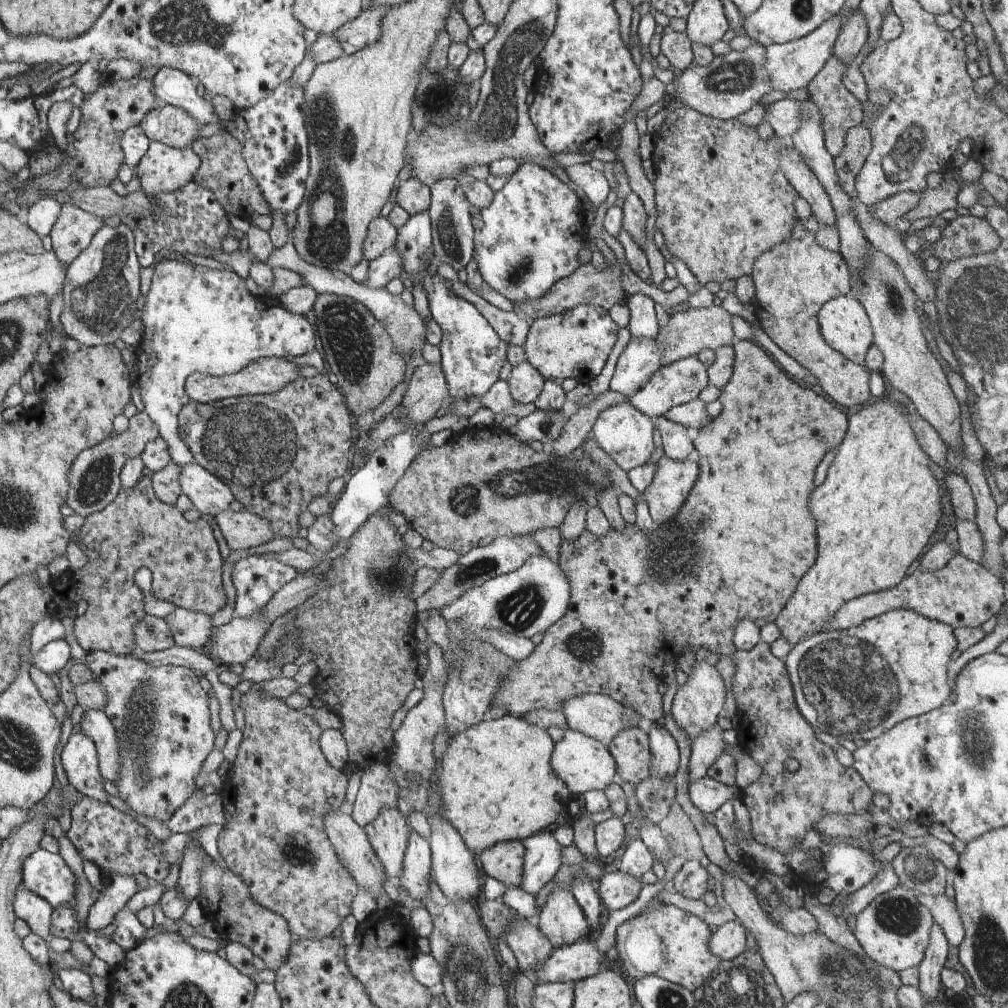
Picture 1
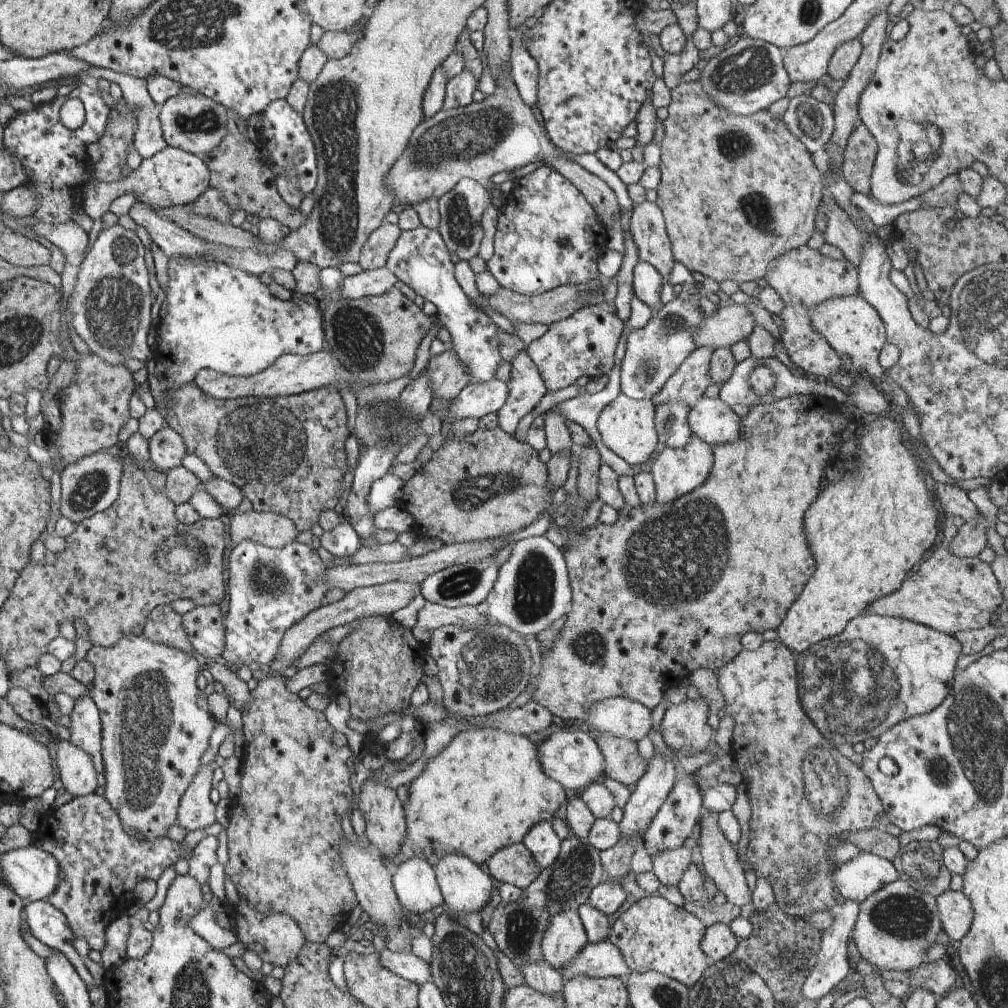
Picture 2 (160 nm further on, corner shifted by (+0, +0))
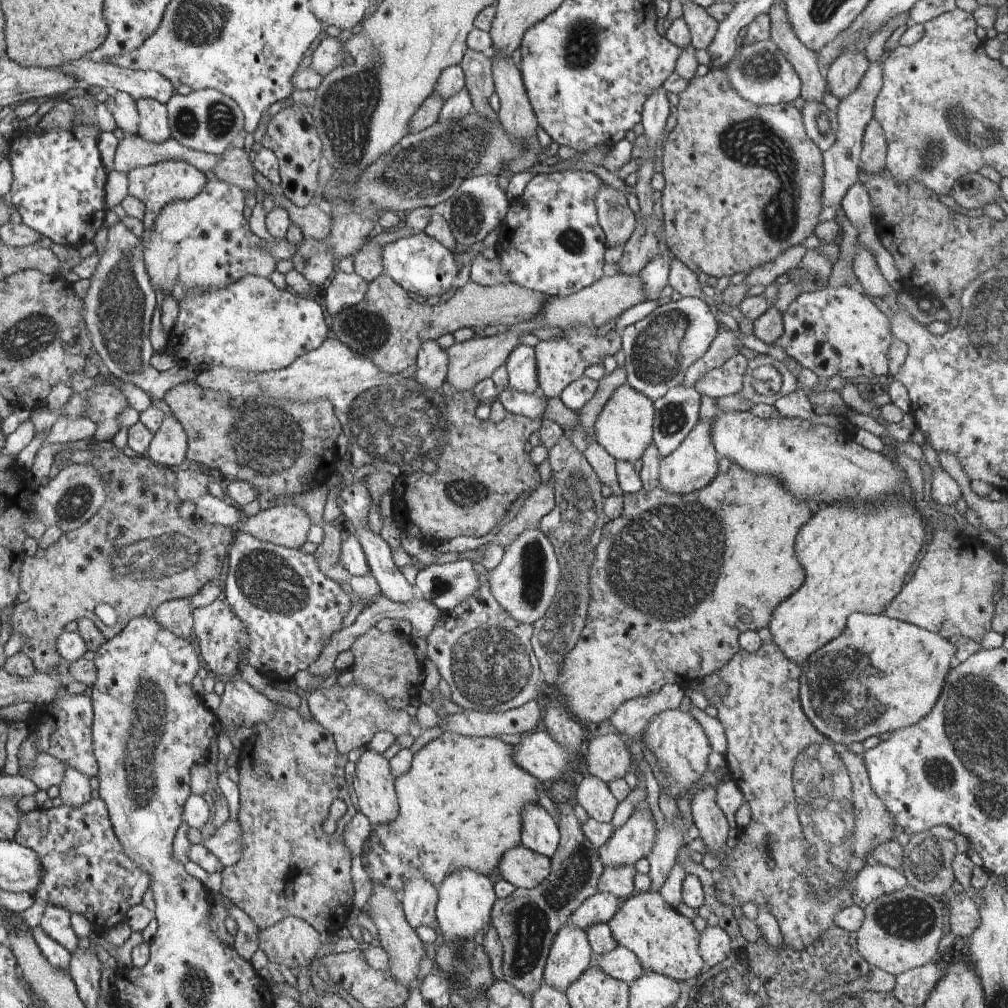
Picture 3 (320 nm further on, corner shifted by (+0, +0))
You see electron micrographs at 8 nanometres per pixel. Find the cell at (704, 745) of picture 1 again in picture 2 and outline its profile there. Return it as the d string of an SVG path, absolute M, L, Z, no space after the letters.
M683 772L677 777L676 785L667 794L667 798L661 806L649 827L644 832L644 850L649 854L649 857L661 850L674 850L682 847L683 842L692 833L692 828L698 822L698 814L701 803L699 788L693 782L694 774L685 774Z

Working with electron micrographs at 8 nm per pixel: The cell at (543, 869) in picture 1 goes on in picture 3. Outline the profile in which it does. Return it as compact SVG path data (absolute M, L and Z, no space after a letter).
M527 804L521 816L520 845L550 860L559 840L553 818L538 804Z

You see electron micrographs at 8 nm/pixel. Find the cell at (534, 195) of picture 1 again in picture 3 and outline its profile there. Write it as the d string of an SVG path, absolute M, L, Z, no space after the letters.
M563 170L560 172L552 172L551 174L537 174L527 184L523 190L523 194L513 199L507 204L507 213L500 223L500 230L498 231L498 243L501 248L501 253L498 256L499 269L501 274L505 274L510 283L517 285L519 288L524 288L529 292L539 292L549 297L563 297L577 293L581 288L590 286L593 282L596 282L602 276L602 266L604 264L603 254L605 252L604 247L604 235L601 228L598 226L596 218L595 204L593 202L593 194L599 190L602 186L602 181L599 180L595 174L591 172L574 172L571 170Z

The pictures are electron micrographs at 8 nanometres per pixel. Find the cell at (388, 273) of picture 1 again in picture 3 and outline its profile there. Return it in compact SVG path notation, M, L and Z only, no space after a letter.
M336 270L323 287L325 298L323 304L327 308L329 318L339 310L358 304L365 295L369 284L357 274L344 274Z

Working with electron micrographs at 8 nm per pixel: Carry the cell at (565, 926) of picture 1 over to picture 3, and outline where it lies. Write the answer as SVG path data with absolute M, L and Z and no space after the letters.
M566 921L549 946L542 982L564 992L587 969L591 952L585 932Z

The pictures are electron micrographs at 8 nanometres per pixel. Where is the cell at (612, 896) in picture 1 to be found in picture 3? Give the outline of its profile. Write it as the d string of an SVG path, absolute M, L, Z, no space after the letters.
M596 892L573 910L568 921L585 931L587 926L595 922L607 923L617 911L619 903L620 901L609 892Z

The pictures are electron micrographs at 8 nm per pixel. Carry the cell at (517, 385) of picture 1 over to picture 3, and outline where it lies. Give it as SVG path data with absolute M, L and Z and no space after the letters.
M519 344L505 360L507 371L507 388L513 392L535 393L538 389L536 382L536 363L534 348Z

